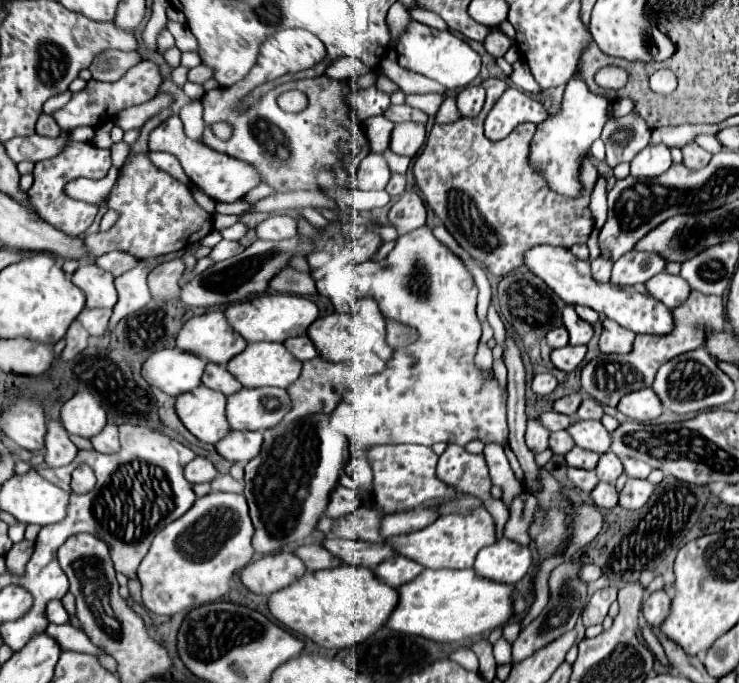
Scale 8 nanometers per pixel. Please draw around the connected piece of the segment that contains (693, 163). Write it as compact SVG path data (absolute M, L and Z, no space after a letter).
M688 143L682 147L682 155L684 155L684 165L688 169L702 169L705 167L712 158L712 155L700 145L696 143Z

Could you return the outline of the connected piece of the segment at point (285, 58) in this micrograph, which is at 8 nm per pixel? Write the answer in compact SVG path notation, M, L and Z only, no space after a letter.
M284 29L284 31L276 33L276 37L268 37L268 41L264 41L264 45L260 47L260 55L258 55L256 65L250 69L250 73L242 81L238 81L238 85L242 91L250 93L252 89L256 89L256 85L262 85L266 81L274 81L286 73L304 71L304 69L320 63L324 57L326 57L324 43L316 35L312 35L304 29Z

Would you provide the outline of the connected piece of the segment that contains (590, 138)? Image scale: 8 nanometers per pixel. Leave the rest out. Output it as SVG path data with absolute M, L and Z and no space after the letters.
M574 75L564 91L564 99L560 103L560 113L550 115L548 121L540 123L530 147L530 161L532 165L544 173L548 185L560 195L580 195L580 161L588 155L590 145L600 137L602 127L612 119L614 103L608 101L604 95L596 95L588 89L580 75Z

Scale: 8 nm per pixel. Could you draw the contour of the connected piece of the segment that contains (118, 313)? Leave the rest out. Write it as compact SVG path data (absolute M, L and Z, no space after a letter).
M140 261L140 265L120 277L116 277L114 285L118 291L118 303L114 307L114 315L108 327L108 333L116 327L116 323L126 317L136 313L138 309L142 309L152 297L150 297L150 289L146 287L146 277L148 277L148 261Z

